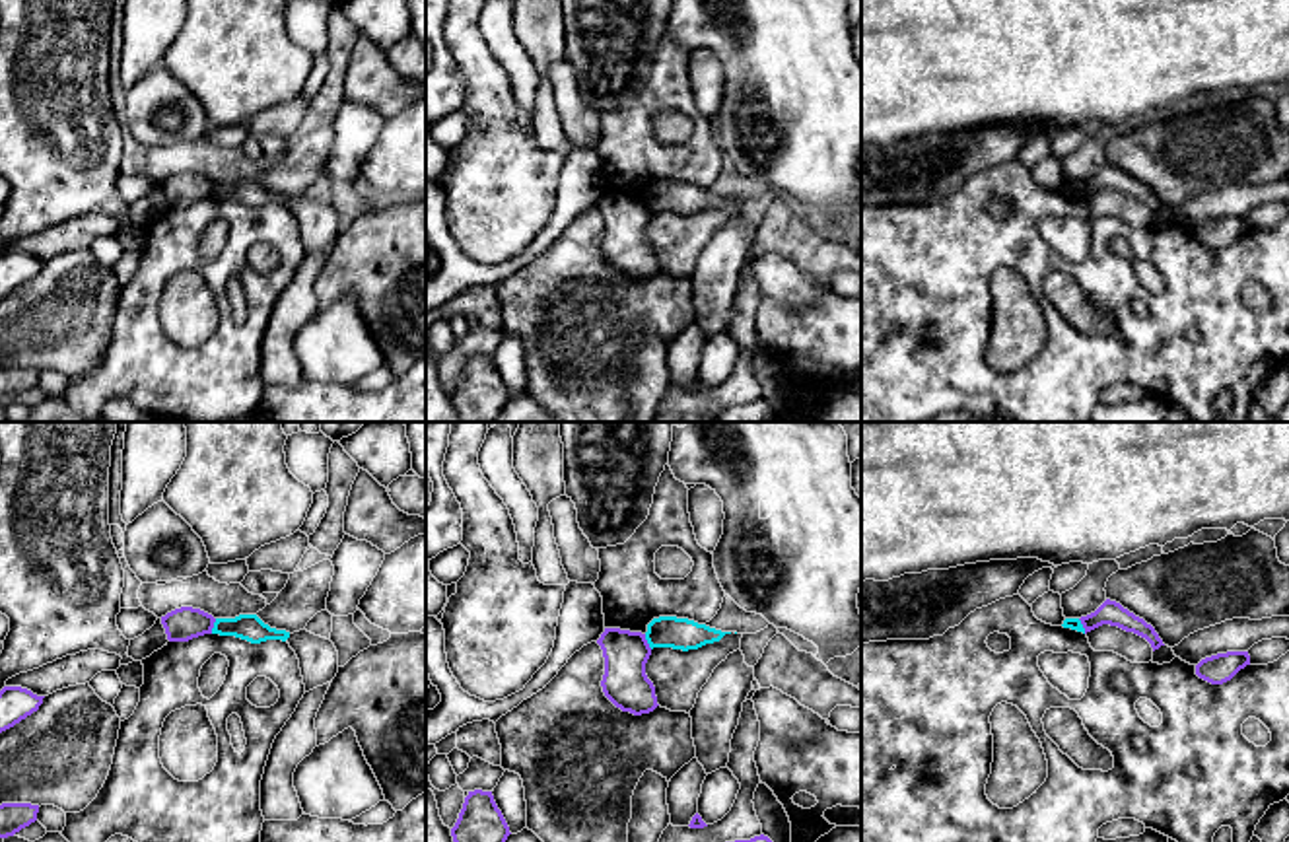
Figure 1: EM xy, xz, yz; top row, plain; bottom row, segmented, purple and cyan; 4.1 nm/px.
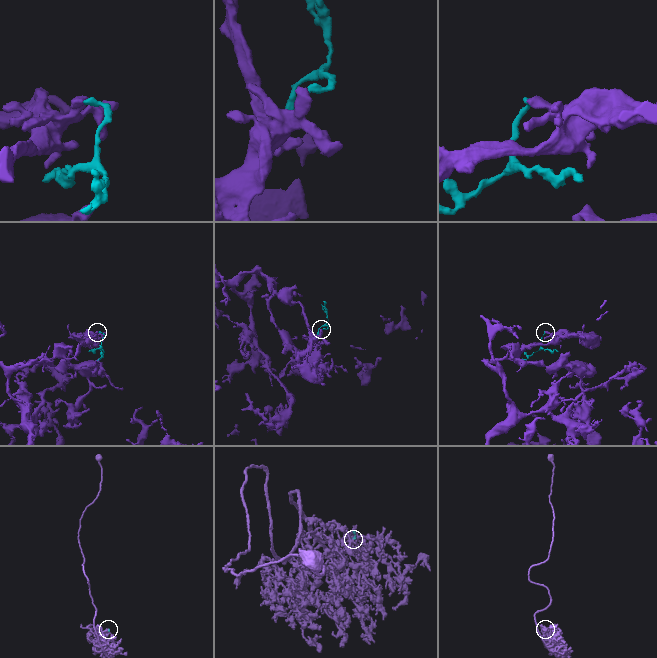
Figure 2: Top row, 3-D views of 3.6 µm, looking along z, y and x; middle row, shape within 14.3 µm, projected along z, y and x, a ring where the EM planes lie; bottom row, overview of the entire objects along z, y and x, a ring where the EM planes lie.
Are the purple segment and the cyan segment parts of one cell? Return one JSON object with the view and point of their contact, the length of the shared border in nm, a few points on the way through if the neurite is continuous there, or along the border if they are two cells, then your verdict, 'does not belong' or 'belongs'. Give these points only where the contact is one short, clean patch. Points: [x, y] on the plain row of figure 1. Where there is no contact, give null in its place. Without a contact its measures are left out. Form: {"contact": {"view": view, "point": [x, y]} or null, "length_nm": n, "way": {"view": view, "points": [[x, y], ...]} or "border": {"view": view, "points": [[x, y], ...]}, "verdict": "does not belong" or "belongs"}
{"contact": {"view": "xy", "point": [212, 191]}, "length_nm": 70, "border": {"view": "xy", "points": [[216, 183], [210, 197]]}, "verdict": "does not belong"}

